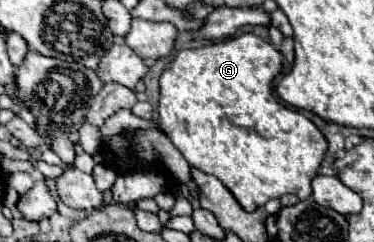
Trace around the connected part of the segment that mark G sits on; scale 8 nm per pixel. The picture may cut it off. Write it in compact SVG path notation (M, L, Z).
M242 34L242 36L230 38L230 40L224 40L218 44L208 44L208 46L196 48L196 50L180 50L176 54L176 58L172 60L170 68L164 70L164 74L160 76L160 120L158 120L158 124L160 124L162 132L174 142L174 146L182 152L182 156L188 160L188 164L192 168L198 168L206 174L214 174L216 178L220 178L246 212L252 212L258 206L264 206L268 200L280 198L282 194L294 194L300 200L306 200L312 194L312 178L318 174L318 168L328 150L328 142L326 142L324 134L304 114L280 104L280 100L274 96L272 82L280 72L282 72L282 54L278 52L278 48L272 46L270 42L262 40L256 34Z

